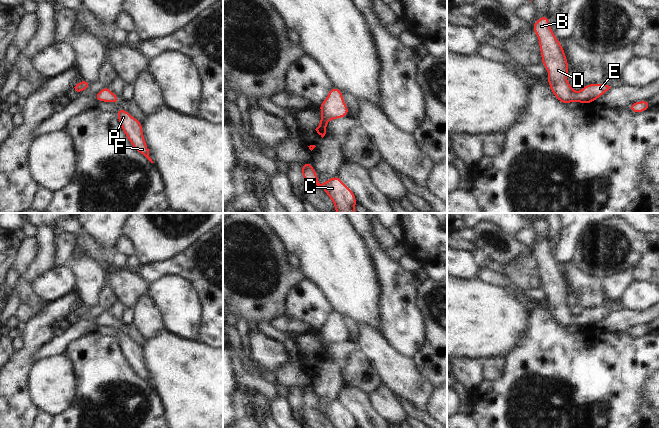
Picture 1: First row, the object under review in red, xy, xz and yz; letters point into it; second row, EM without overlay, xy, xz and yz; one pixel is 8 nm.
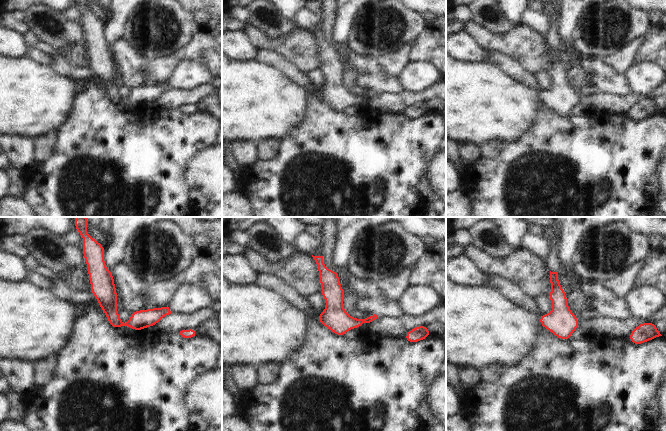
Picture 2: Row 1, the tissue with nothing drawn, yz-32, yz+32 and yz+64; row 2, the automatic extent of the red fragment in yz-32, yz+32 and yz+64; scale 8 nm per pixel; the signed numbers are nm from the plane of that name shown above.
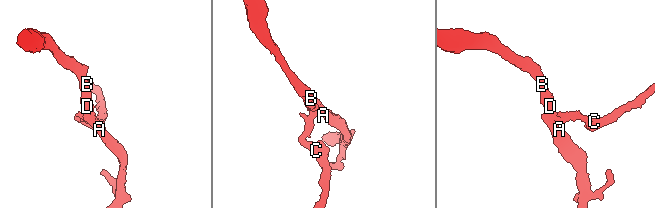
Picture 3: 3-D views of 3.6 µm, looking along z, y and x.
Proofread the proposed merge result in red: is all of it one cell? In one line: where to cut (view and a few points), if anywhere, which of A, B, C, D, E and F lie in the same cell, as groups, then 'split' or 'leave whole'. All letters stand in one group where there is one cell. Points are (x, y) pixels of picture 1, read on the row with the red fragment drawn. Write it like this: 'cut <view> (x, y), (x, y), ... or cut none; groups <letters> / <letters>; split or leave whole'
cut none; groups A B C D E F; leave whole

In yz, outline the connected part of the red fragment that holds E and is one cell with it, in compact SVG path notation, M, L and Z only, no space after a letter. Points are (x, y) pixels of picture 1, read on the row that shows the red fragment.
M547 15L543 16L532 25L539 40L542 56L541 64L548 71L547 81L552 94L564 105L572 101L588 105L604 95L611 87L603 83L585 84L579 92L571 88L567 81L569 71L568 61L562 44L552 32Z

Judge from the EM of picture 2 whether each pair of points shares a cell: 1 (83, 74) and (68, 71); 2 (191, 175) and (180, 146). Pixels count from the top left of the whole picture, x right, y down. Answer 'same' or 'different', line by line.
1: same
2: different

